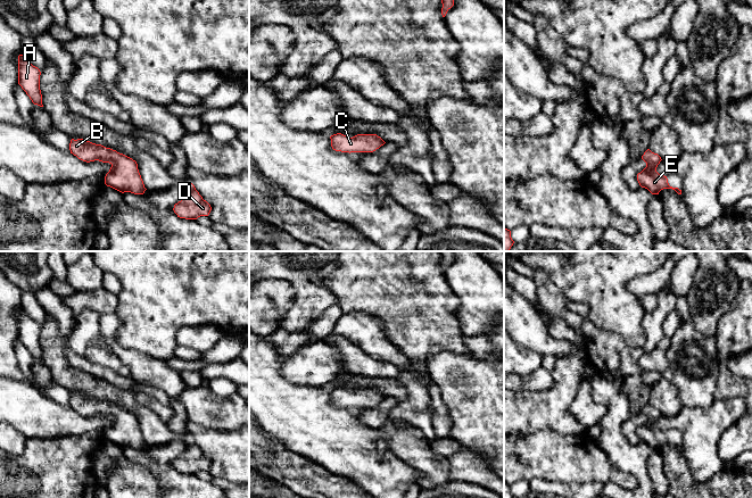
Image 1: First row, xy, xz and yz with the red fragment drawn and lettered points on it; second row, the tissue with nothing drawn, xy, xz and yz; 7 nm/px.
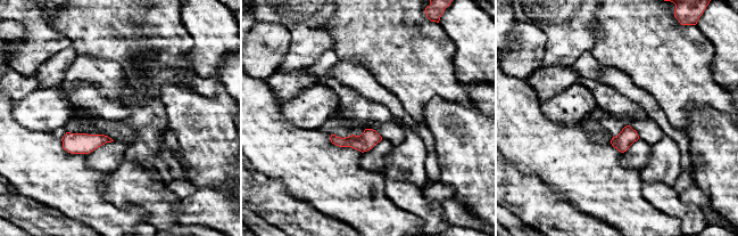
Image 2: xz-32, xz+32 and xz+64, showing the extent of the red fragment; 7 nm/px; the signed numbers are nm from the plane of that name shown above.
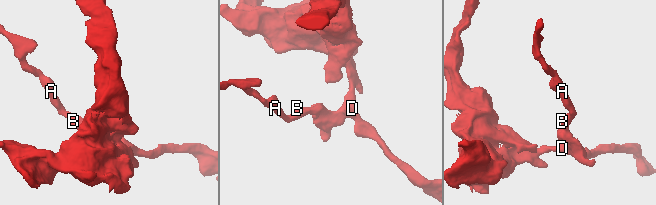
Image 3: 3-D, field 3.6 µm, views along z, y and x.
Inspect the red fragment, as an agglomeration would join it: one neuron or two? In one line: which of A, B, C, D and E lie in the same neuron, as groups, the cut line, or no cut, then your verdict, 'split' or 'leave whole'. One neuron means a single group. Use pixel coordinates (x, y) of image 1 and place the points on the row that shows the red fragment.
A B C D E; no cut; leave whole

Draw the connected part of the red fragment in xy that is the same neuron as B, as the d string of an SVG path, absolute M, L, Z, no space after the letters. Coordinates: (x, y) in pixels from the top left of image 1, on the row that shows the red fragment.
M83 139L71 140L71 153L78 159L90 163L99 160L111 165L105 176L105 184L122 193L131 192L143 194L147 190L138 169L138 164L132 158L101 144L96 144Z

